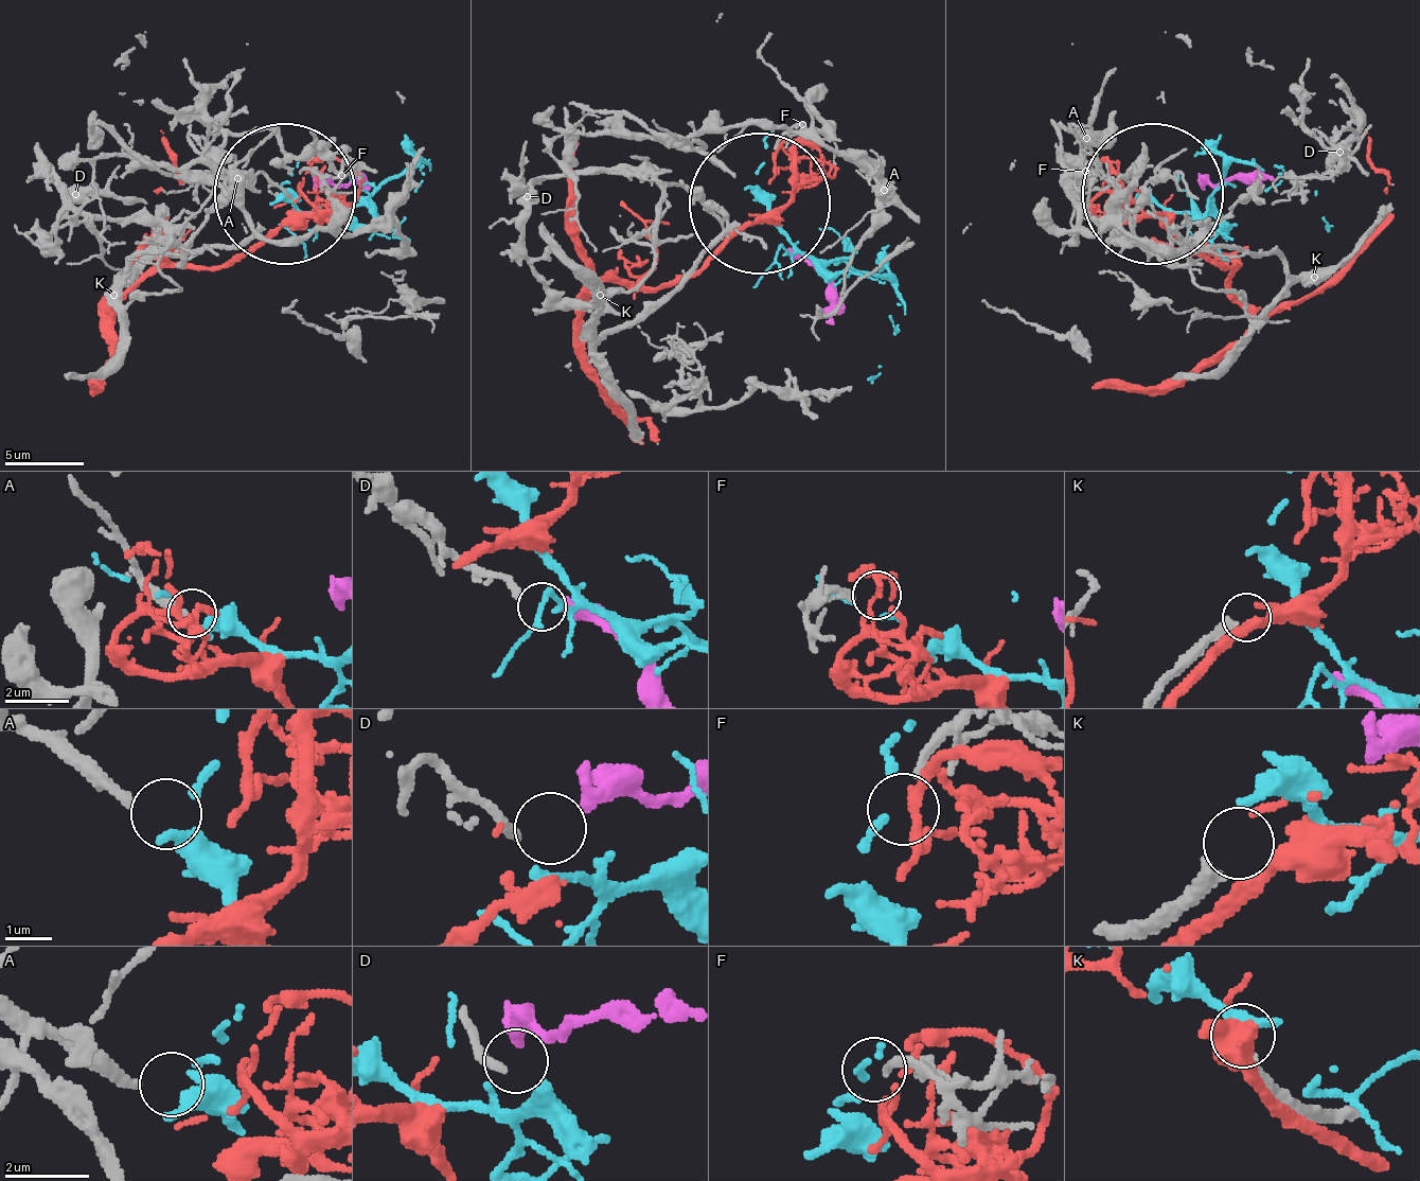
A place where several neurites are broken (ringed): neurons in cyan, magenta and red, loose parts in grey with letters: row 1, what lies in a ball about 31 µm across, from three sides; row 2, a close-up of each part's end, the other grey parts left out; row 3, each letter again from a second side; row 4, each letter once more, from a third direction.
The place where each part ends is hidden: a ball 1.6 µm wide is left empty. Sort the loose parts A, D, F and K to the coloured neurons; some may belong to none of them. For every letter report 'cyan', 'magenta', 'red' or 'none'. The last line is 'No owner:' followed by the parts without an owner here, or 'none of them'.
A: cyan
D: magenta
F: red
K: none
No owner: K

